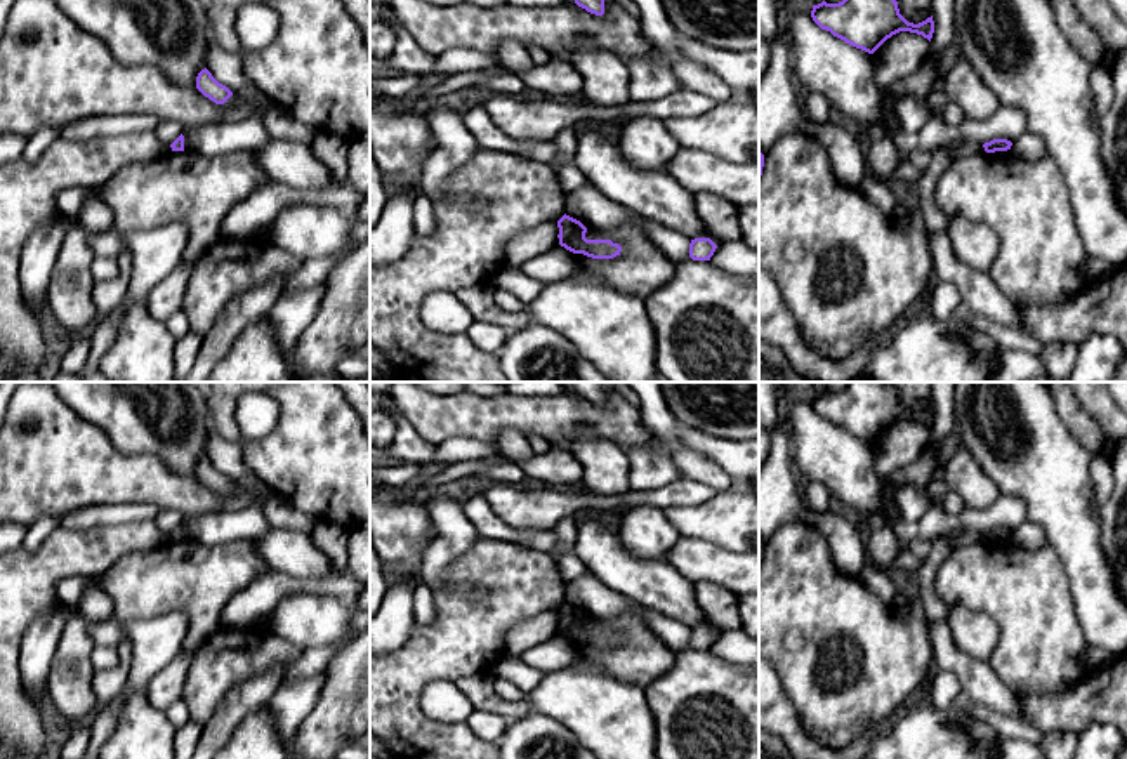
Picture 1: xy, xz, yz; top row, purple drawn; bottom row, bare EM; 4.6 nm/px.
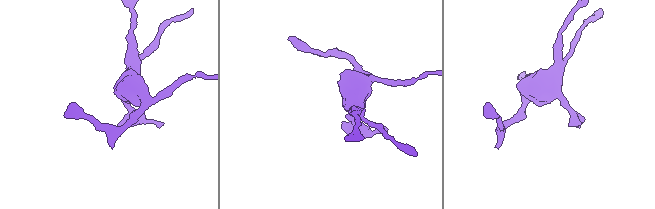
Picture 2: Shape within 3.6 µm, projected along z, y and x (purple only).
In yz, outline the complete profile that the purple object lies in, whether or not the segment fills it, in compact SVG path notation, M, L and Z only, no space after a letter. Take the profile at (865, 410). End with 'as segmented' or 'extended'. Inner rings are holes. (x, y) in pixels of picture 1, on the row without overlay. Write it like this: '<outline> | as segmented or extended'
M847 382L839 393L823 389L813 394L811 406L821 419L868 443L900 420L922 424L929 431L934 422L933 405L919 413L908 412L889 382Z | as segmented

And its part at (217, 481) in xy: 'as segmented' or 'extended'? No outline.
as segmented

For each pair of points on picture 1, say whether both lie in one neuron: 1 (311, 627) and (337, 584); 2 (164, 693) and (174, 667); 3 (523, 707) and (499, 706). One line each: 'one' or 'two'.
1: two
2: one
3: one

